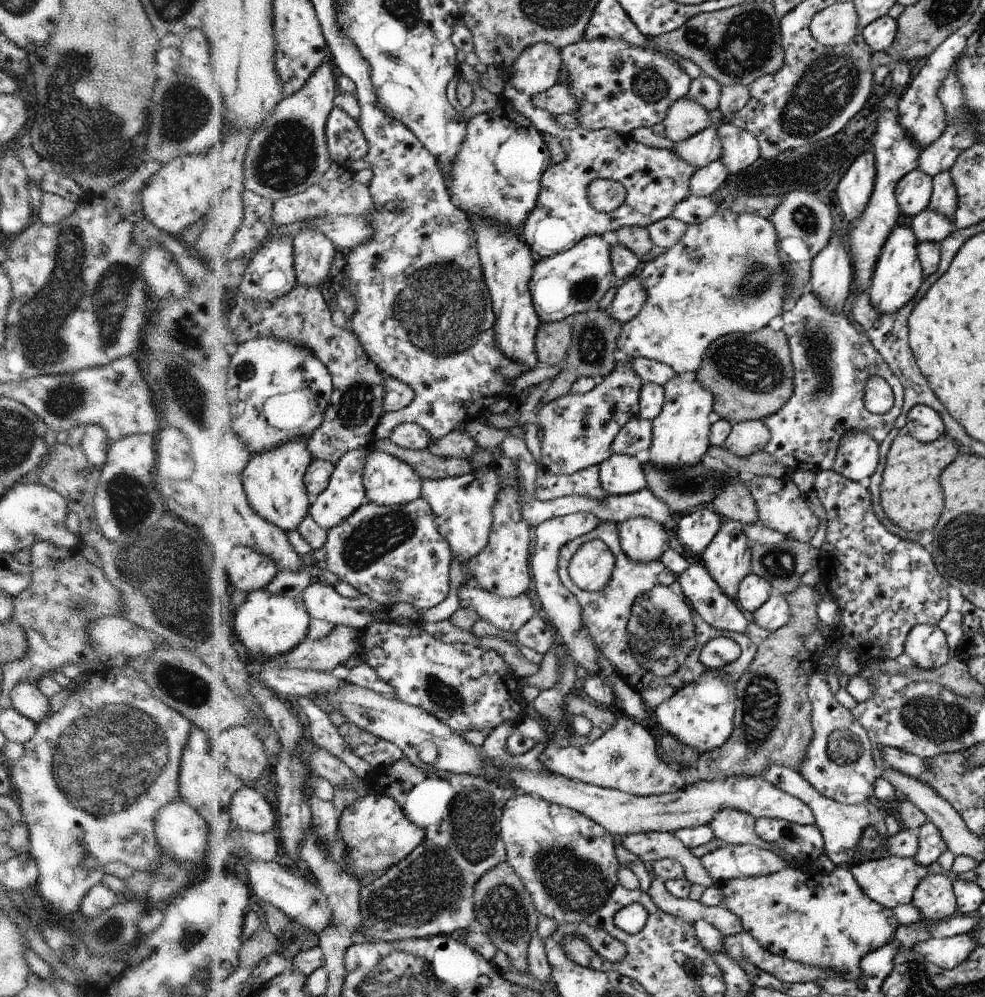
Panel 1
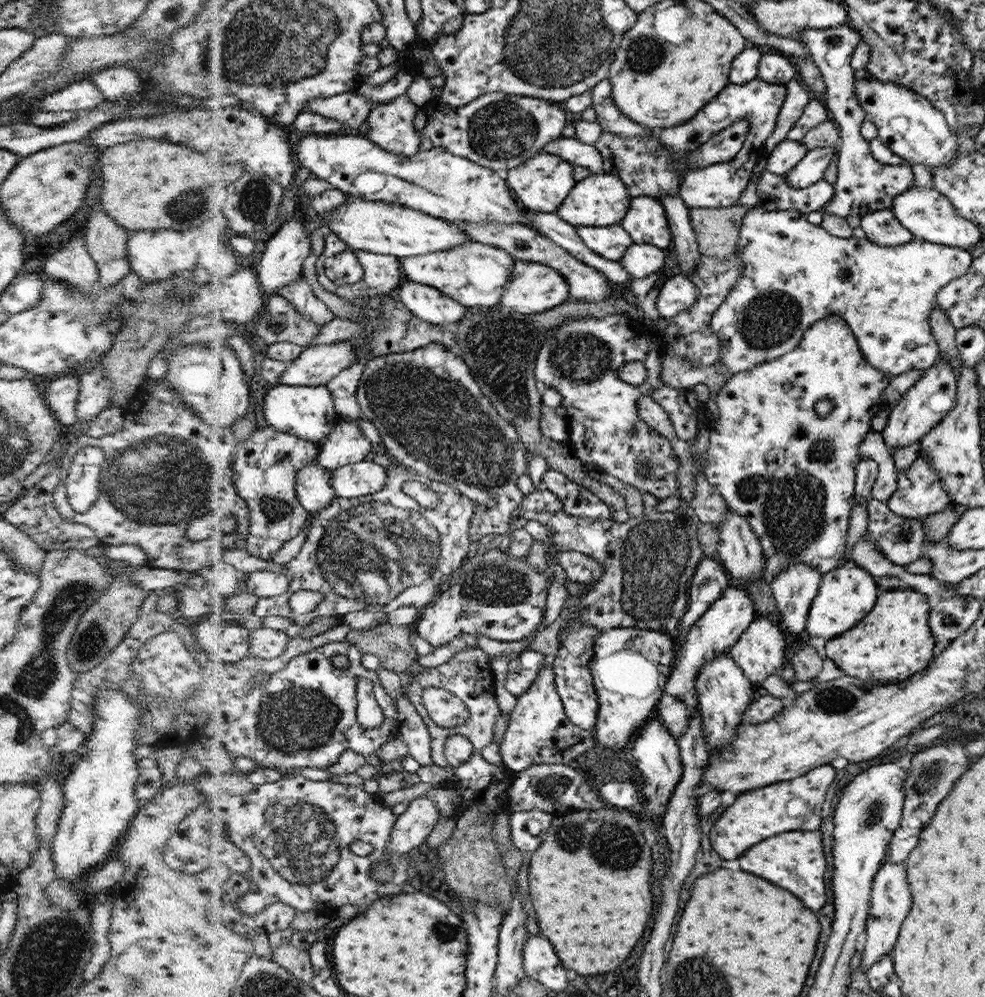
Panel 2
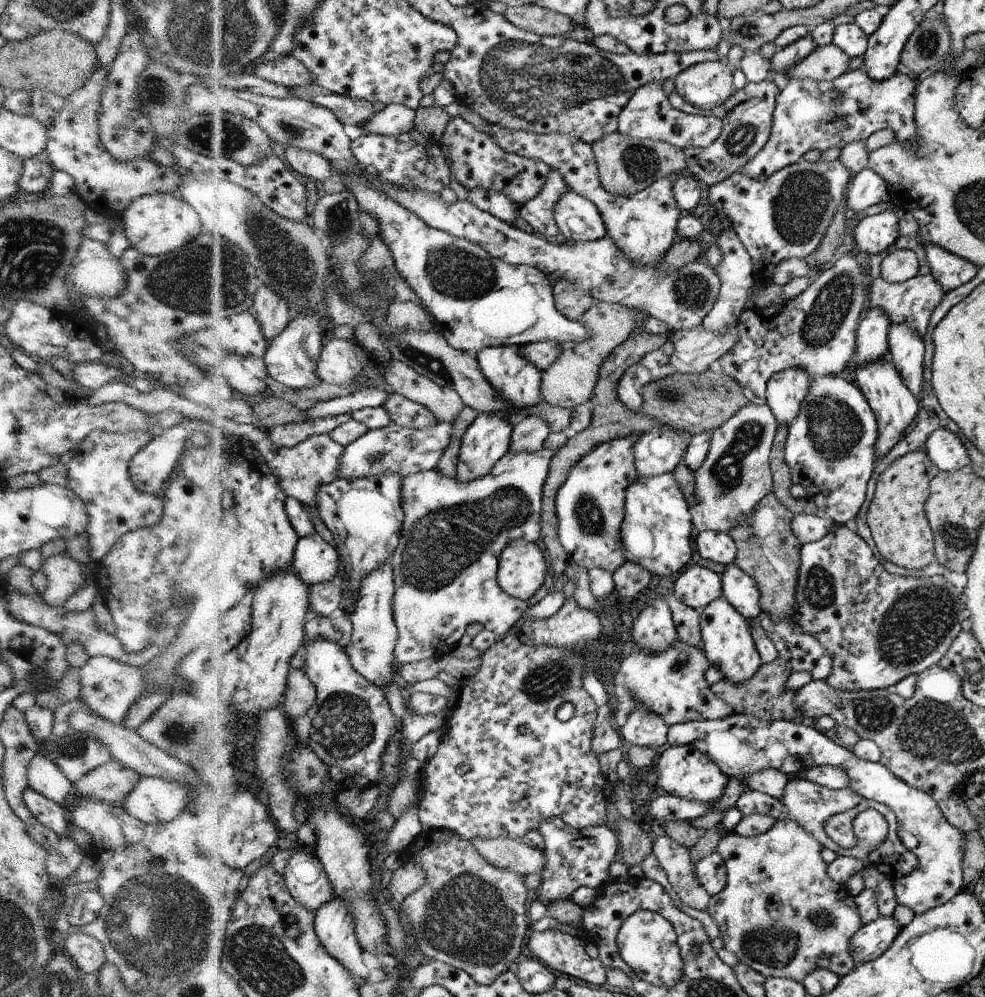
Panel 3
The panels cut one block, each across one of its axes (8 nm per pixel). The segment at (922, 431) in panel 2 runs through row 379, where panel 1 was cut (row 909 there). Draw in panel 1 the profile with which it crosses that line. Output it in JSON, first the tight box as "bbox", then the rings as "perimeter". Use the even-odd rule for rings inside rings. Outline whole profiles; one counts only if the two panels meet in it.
{"bbox":[912,874,958,921],"perimeter":[[[932,874],[915,891],[912,906],[916,907],[922,921],[948,920],[958,913],[954,882],[946,874]]]}

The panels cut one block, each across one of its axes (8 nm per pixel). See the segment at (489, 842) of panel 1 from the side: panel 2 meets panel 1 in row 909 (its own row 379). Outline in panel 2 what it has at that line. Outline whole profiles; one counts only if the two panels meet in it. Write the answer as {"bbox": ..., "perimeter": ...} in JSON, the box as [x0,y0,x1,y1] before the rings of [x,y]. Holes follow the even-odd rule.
{"bbox":[359,343,528,542],"perimeter":[[[432,343],[418,350],[367,361],[359,389],[359,402],[362,418],[376,424],[388,454],[398,464],[410,466],[414,472],[427,476],[435,483],[444,481],[458,487],[474,504],[469,530],[471,542],[508,530],[510,514],[518,510],[518,504],[523,502],[516,478],[528,470],[524,446],[514,426],[496,413],[456,352],[451,352],[442,343]]]}

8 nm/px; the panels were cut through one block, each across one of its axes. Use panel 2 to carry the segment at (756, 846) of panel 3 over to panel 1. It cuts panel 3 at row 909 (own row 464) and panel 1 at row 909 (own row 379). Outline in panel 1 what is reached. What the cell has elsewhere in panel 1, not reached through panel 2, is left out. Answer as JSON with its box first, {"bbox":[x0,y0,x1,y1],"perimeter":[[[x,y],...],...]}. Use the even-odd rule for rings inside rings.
{"bbox":[722,867,899,980],"perimeter":[[[789,867],[770,875],[728,880],[722,883],[722,890],[725,896],[722,906],[740,918],[744,932],[752,935],[764,950],[792,962],[830,968],[840,976],[840,980],[860,980],[860,962],[869,953],[887,946],[899,926],[892,909],[881,906],[864,894],[849,869],[836,867],[827,874],[813,867],[804,870]]]}

